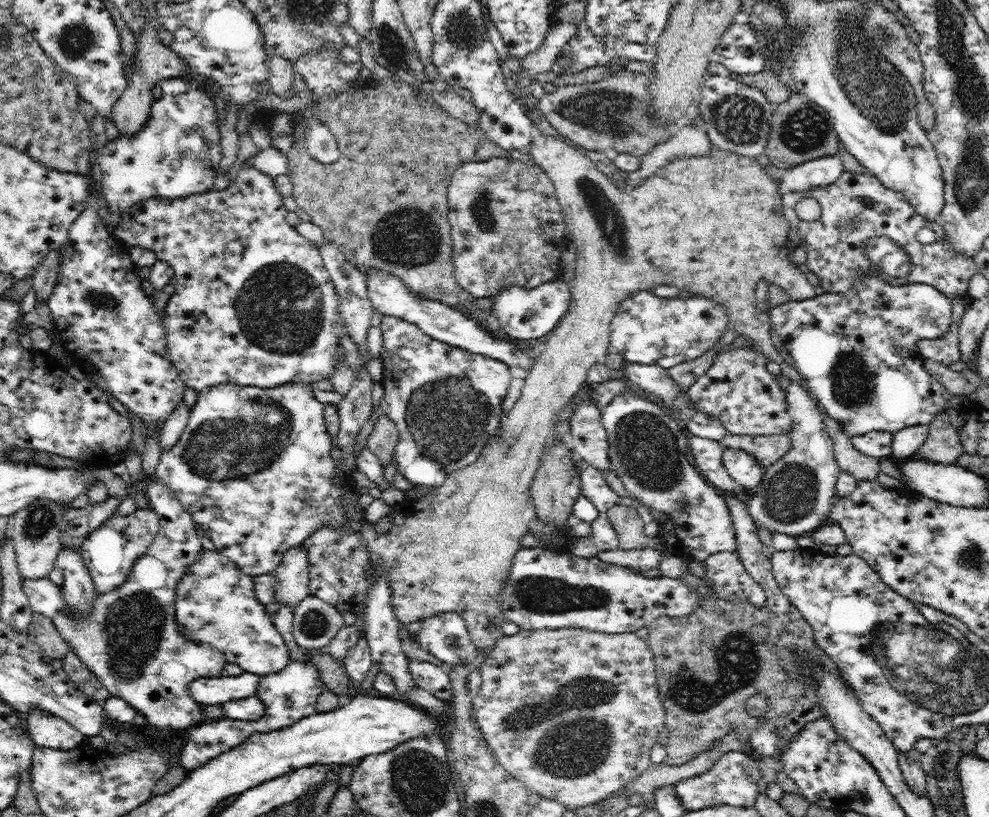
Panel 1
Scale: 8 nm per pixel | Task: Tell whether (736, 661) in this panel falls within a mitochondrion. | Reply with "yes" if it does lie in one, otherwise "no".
yes

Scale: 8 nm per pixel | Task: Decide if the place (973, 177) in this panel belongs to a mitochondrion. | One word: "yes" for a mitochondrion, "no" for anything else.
yes

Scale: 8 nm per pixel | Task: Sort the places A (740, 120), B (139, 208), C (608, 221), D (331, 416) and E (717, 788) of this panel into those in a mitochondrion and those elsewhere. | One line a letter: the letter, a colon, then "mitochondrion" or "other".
A: mitochondrion
B: other
C: mitochondrion
D: other
E: other

